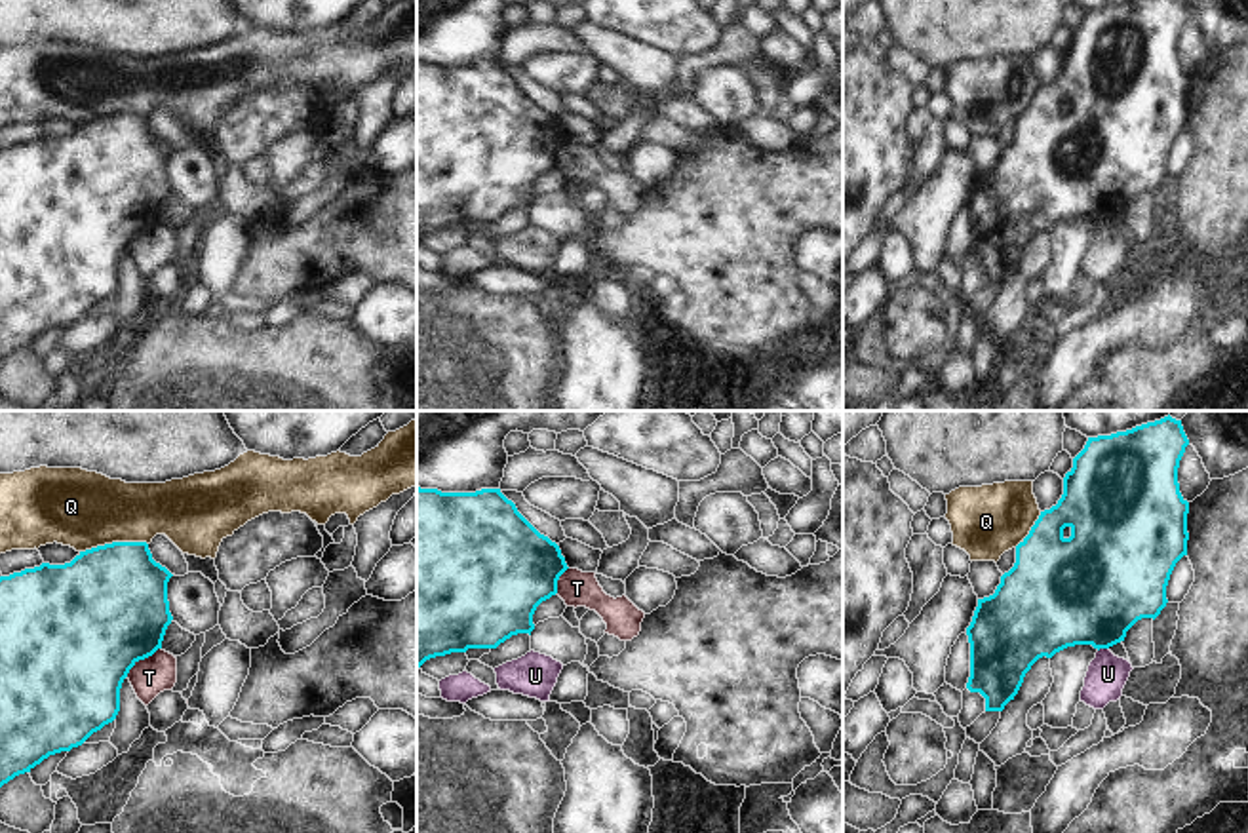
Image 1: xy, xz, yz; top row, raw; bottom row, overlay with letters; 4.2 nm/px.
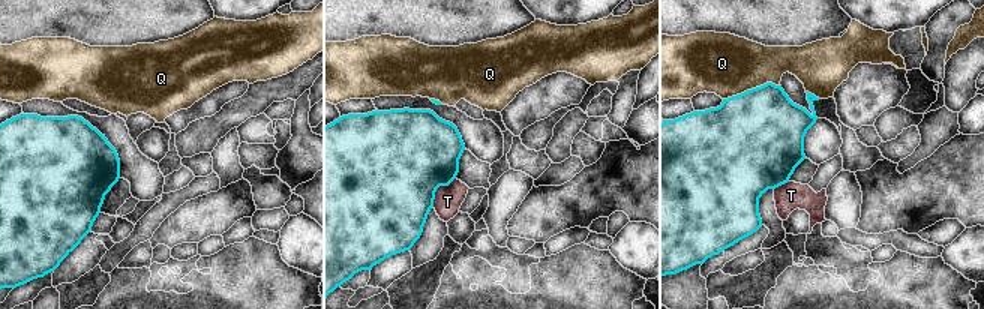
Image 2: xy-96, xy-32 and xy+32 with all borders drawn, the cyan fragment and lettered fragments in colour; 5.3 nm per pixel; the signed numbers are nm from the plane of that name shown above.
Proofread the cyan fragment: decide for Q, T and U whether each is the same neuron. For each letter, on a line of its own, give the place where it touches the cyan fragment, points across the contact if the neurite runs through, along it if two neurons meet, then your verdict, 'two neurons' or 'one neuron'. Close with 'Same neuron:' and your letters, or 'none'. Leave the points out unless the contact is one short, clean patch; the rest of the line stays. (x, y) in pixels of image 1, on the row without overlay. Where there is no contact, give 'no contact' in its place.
Q: contact xy (113, 116); two neurons
T: contact xy (141, 232); border xy (160, 221), (141, 232), (126, 250); two neurons
U: contact yz (1102, 221); border yz (1108, 221), (1098, 225); two neurons
Same neuron: none

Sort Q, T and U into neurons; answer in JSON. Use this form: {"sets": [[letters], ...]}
{"sets": [["Q"], ["T", "U"]]}

